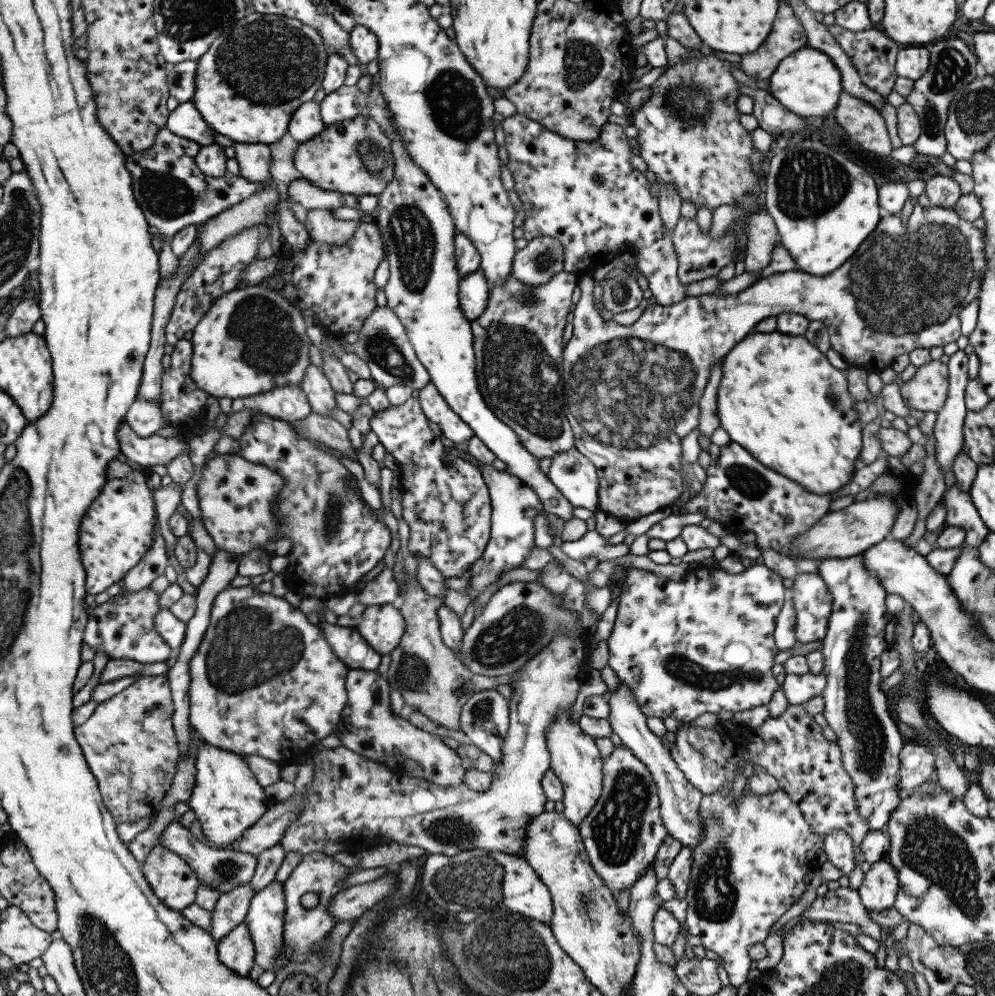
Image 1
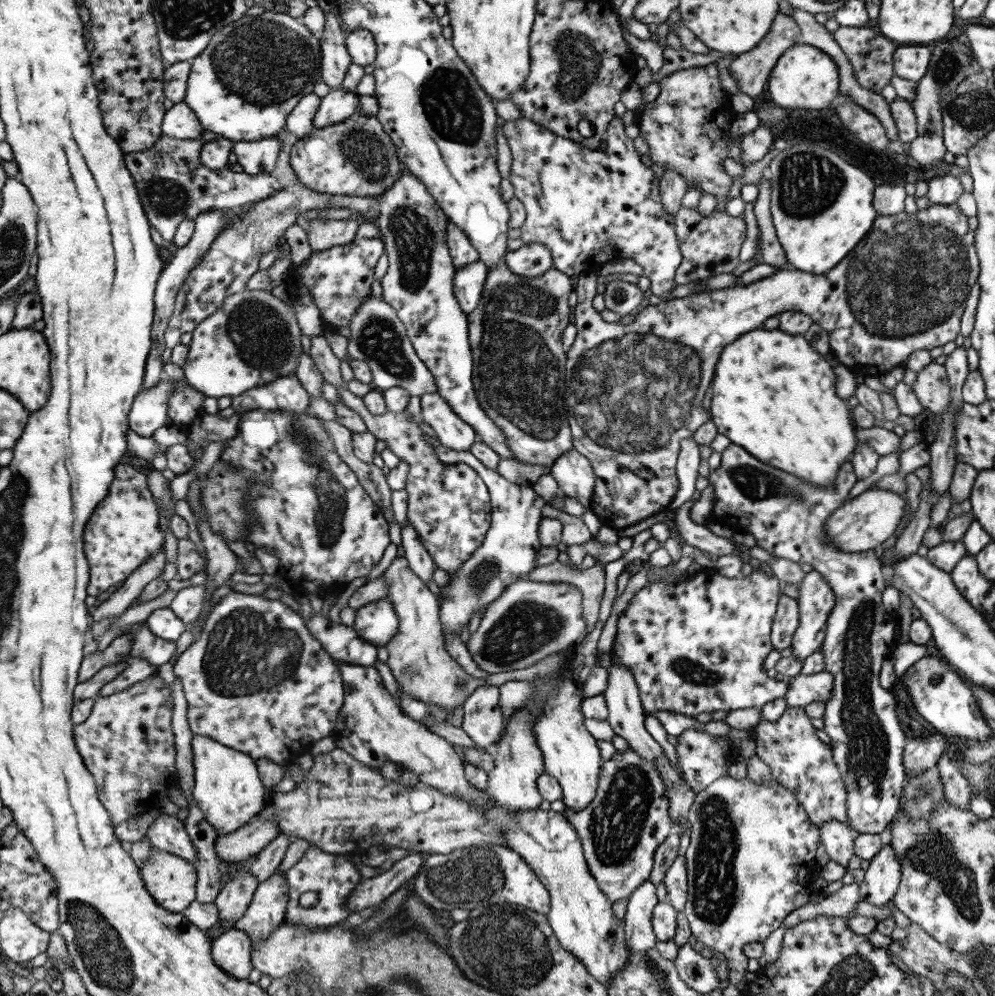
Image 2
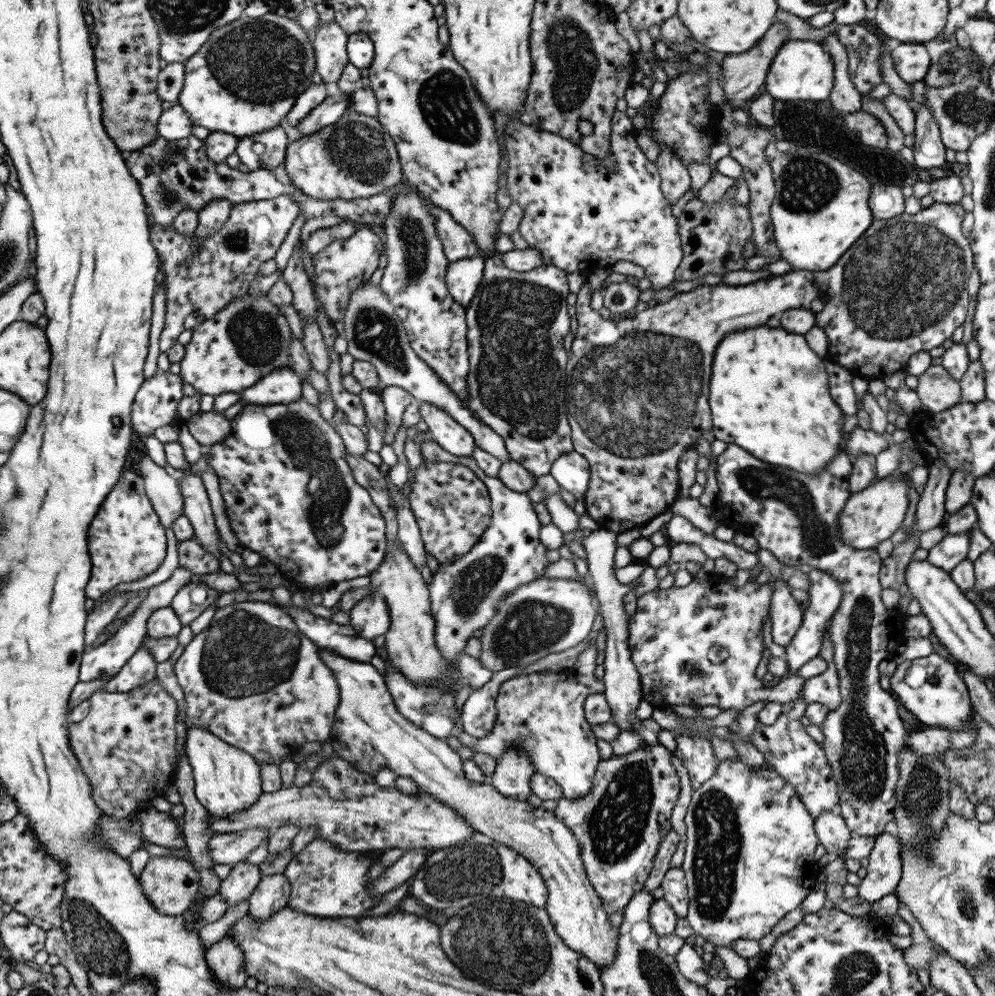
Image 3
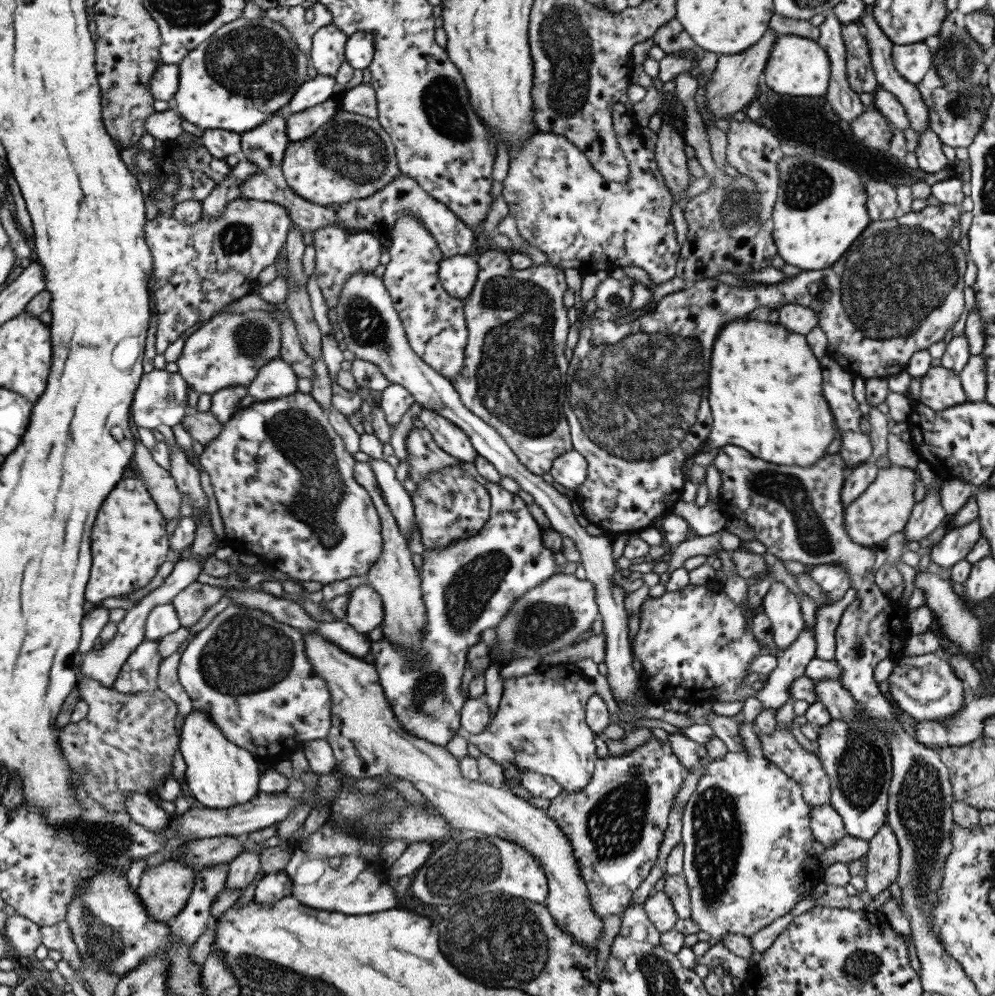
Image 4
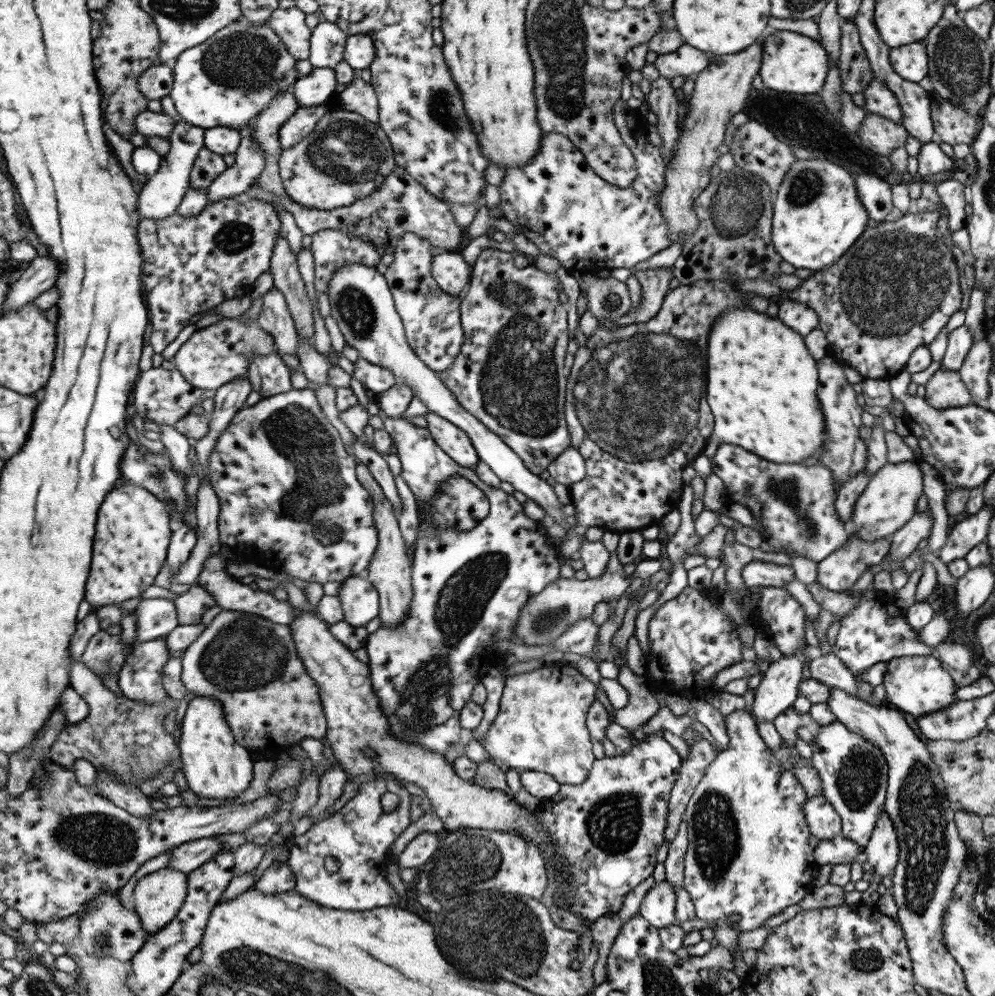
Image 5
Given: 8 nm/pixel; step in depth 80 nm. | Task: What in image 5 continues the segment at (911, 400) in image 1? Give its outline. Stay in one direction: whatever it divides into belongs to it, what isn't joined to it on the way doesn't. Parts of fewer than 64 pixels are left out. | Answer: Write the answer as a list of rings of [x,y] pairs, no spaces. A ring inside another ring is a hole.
[[[945,368],[937,369],[924,385],[925,402],[932,408],[959,407],[974,404],[959,373]]]

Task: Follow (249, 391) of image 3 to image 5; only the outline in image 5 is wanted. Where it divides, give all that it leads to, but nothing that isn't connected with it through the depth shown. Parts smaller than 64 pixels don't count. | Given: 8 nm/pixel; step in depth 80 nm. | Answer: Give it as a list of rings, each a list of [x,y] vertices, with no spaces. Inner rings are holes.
[[[271,353],[266,355],[255,355],[246,368],[246,378],[250,382],[253,392],[258,392],[262,398],[279,394],[291,389],[291,383],[289,383],[290,370],[281,361],[281,357],[277,353]]]

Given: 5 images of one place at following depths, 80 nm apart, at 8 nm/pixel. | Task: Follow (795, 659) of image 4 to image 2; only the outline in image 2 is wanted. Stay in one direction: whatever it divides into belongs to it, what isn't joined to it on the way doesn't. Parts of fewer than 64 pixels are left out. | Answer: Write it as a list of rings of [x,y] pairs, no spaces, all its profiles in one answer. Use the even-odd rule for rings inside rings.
[[[817,572],[804,574],[798,584],[798,624],[792,636],[791,654],[796,660],[807,658],[820,650],[824,639],[826,621],[833,609],[834,592]]]

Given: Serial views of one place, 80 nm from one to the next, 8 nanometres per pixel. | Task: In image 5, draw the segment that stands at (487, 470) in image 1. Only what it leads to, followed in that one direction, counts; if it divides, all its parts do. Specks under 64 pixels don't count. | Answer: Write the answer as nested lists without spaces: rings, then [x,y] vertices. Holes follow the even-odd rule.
[[[382,416],[381,419],[382,432],[390,437],[396,448],[394,454],[400,462],[401,479],[417,503],[431,501],[437,487],[441,487],[441,483],[453,475],[469,480],[488,501],[487,516],[466,531],[441,529],[436,532],[436,528],[418,514],[420,523],[410,562],[412,597],[407,620],[392,629],[380,624],[375,632],[368,635],[364,646],[371,688],[387,719],[388,733],[401,742],[418,744],[425,751],[443,755],[451,744],[458,744],[459,710],[470,700],[473,687],[480,683],[480,677],[471,671],[471,658],[475,654],[486,656],[494,640],[512,640],[517,615],[528,598],[536,596],[550,582],[559,578],[559,555],[556,549],[547,546],[546,532],[539,523],[525,516],[522,504],[512,494],[485,485],[477,478],[473,468],[456,464],[433,442],[425,427],[416,427],[403,416],[398,419]]]

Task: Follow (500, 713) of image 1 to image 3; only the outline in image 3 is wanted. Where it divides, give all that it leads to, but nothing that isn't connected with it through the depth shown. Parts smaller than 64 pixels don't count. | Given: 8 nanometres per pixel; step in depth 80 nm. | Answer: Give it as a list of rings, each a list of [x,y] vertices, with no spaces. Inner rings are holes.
[[[509,666],[491,672],[491,678],[481,688],[473,691],[460,710],[461,726],[465,734],[473,738],[483,738],[491,730],[496,717],[495,697],[501,682],[520,675],[525,666]]]

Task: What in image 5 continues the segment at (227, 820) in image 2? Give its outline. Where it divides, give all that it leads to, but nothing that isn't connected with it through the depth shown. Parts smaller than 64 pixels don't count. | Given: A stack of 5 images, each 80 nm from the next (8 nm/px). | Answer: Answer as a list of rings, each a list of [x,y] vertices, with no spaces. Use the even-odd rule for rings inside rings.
[[[192,697],[187,702],[180,724],[180,777],[197,798],[227,801],[238,796],[249,786],[253,760],[250,759],[248,751],[235,742],[225,722],[219,700],[215,697]]]

